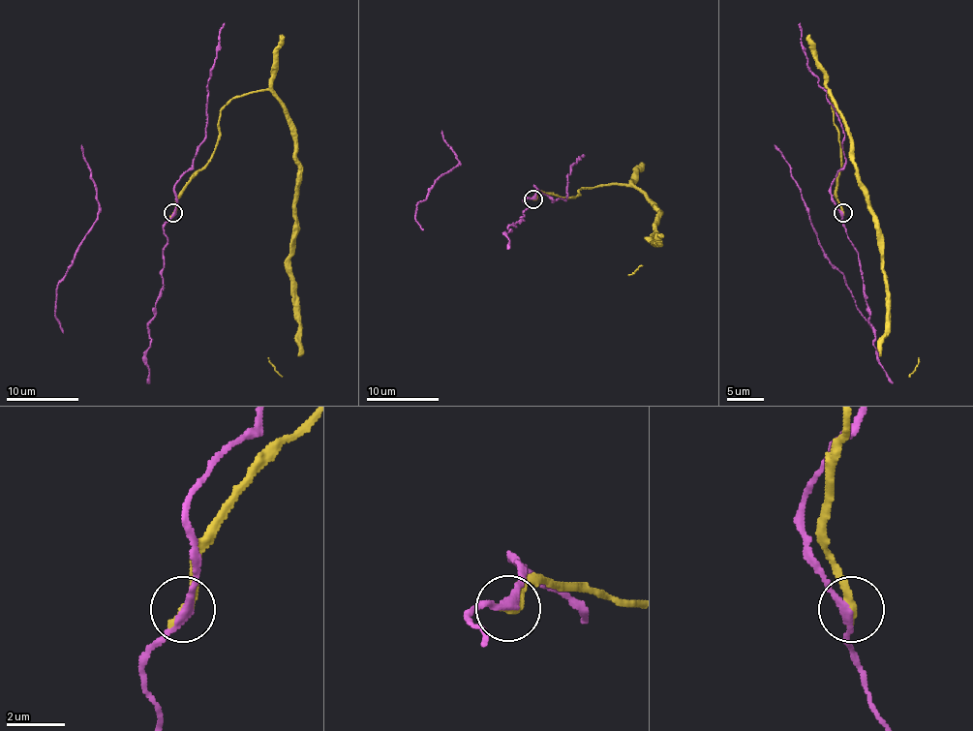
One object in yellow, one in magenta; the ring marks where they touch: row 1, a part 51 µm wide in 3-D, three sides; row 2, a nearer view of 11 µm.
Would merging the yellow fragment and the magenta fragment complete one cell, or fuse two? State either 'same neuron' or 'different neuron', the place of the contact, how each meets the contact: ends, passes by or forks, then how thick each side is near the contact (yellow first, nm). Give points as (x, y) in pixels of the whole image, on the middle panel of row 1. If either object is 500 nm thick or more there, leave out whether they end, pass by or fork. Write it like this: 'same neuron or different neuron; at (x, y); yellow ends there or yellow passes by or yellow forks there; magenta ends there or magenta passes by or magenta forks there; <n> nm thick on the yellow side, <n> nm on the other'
different neuron; at (533, 198); yellow ends there; magenta passes by; 360 nm thick on the yellow side, 260 nm on the other

